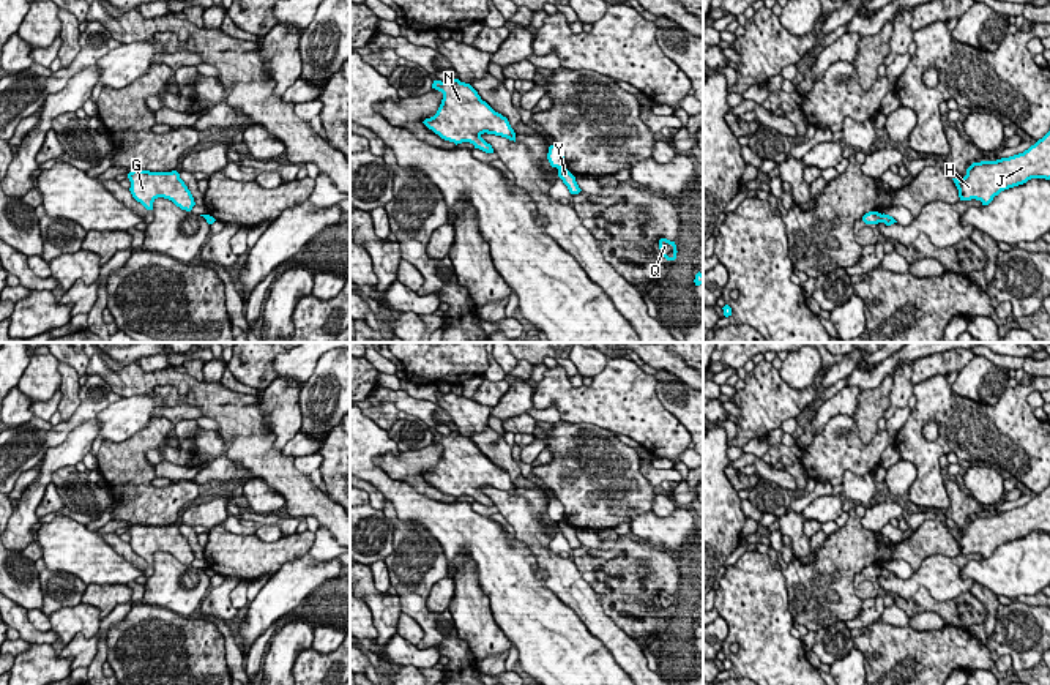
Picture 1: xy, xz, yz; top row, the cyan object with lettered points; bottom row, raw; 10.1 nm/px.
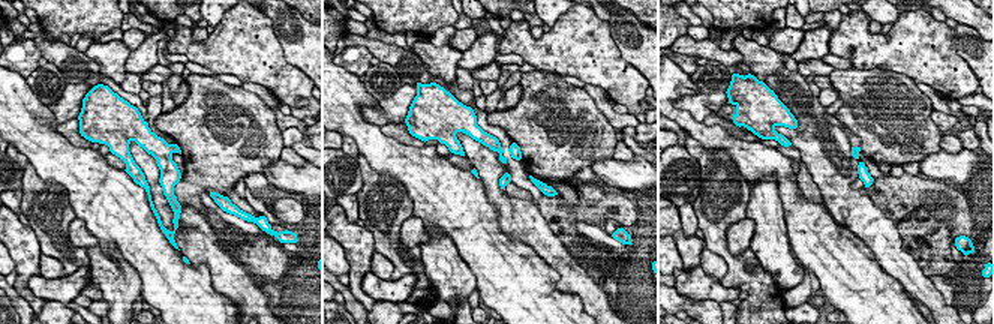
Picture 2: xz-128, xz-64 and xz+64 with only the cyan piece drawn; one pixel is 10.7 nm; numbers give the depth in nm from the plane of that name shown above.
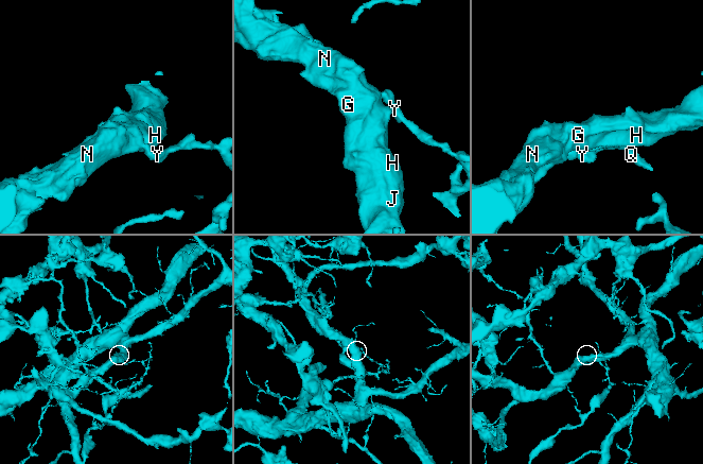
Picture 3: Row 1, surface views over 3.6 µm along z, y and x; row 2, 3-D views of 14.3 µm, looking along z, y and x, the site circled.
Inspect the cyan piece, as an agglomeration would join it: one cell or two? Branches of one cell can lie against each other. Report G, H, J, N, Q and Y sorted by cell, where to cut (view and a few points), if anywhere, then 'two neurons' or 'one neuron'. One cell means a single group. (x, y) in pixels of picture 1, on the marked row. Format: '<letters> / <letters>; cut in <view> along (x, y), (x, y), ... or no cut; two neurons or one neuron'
G H J N / Q Y; cut in xz along (562, 164), (557, 168); two neurons

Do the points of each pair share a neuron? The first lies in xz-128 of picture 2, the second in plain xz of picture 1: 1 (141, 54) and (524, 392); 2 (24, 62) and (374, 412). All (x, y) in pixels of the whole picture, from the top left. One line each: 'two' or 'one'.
1: one
2: one

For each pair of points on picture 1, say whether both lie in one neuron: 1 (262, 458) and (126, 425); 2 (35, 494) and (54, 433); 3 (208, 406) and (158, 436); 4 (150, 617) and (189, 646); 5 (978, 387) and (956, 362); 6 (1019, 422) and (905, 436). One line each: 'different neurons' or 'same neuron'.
1: different neurons
2: different neurons
3: different neurons
4: same neuron
5: different neurons
6: same neuron

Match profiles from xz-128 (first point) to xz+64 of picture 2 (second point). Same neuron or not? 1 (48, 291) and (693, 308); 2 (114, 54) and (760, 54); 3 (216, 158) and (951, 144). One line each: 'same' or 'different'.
1: different
2: same
3: different

